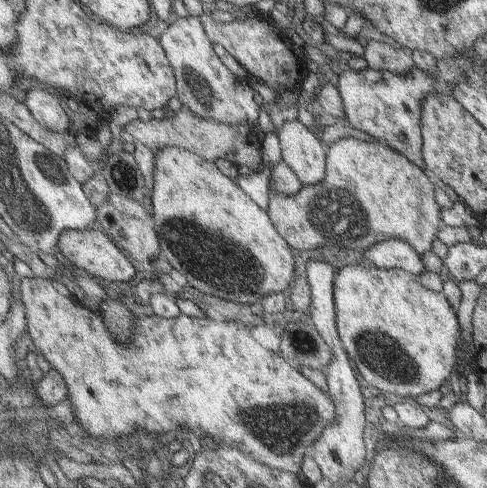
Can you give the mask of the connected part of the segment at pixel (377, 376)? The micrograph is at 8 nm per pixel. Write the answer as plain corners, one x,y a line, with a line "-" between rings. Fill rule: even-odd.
350,260
345,262
344,267
337,269
336,281
334,286
334,295
336,300
336,313
338,331
341,335
342,343
345,345
350,358
355,362
359,374
364,378
370,386
379,388
382,392
397,394
397,396
405,397
412,400
419,394
427,394
431,390
437,390
445,380
449,380
453,366
457,362
457,336
460,335
459,318
455,318
449,302
445,299
443,293
435,292
422,286
417,277
406,273
401,269
378,269
373,265
351,264

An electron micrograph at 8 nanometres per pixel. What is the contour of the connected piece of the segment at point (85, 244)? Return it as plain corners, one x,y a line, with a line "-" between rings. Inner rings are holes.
69,229
60,236
57,244
59,256
78,271
91,274
98,279
126,283
139,278
135,266
129,262
127,254
121,250
116,241
105,230

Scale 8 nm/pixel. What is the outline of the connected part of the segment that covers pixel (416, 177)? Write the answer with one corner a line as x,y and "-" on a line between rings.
347,137
335,141
327,147
328,169
323,182
317,183
314,186
308,185
303,187
296,195
282,195
269,186
269,208
268,213
271,217
273,224
279,229
281,236
285,237
285,240
292,246
293,250
297,252
307,250
321,250
323,246
332,246
334,248
344,249
348,253
354,250
365,251
373,243
381,243
387,239
403,238
403,240
409,242
415,252
422,257
429,248
431,248
431,242
435,240
435,234
437,234
437,226
439,226
439,210
437,210
437,204
435,204
435,198
433,198
433,184
429,182
429,178
421,172
421,168
413,164
410,160
407,160
399,153
395,153
393,150
385,150
380,145
371,144
366,145
365,142
361,142
354,137

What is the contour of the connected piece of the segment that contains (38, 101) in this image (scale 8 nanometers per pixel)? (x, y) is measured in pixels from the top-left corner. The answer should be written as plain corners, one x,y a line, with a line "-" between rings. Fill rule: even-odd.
35,86
27,93
25,103
39,124
48,131
61,134
69,132
71,120
67,116
67,110
59,102
58,94
50,94
43,87

